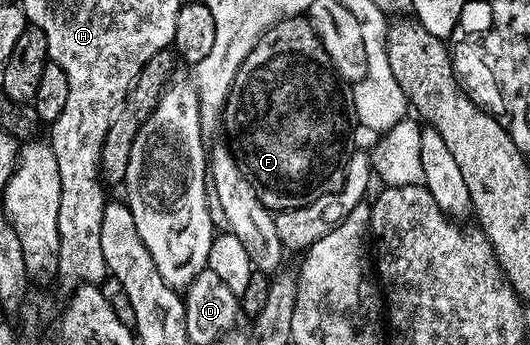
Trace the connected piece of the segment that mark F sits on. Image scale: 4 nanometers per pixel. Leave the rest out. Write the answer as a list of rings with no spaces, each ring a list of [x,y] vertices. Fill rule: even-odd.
[[[306,16],[285,18],[264,31],[252,52],[248,52],[244,64],[240,64],[224,107],[224,138],[240,172],[244,172],[248,184],[256,188],[256,196],[270,211],[304,208],[320,200],[320,196],[336,192],[344,184],[344,172],[352,153],[352,114],[342,89],[344,83]]]

